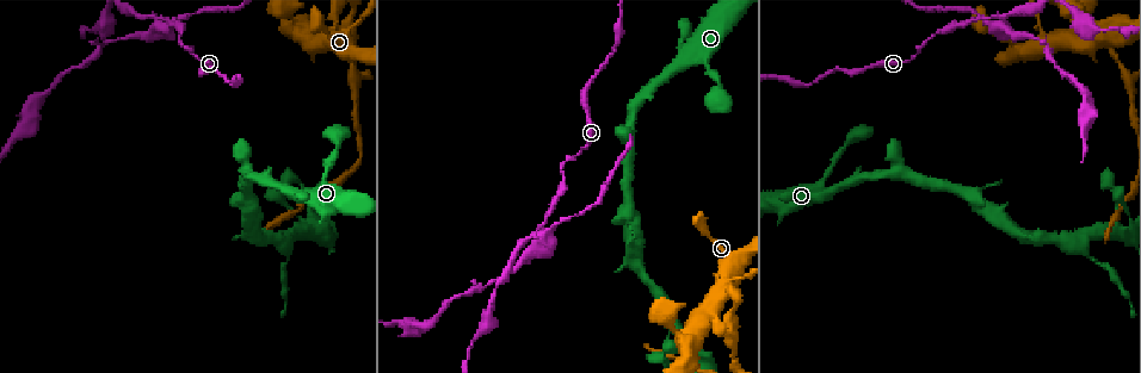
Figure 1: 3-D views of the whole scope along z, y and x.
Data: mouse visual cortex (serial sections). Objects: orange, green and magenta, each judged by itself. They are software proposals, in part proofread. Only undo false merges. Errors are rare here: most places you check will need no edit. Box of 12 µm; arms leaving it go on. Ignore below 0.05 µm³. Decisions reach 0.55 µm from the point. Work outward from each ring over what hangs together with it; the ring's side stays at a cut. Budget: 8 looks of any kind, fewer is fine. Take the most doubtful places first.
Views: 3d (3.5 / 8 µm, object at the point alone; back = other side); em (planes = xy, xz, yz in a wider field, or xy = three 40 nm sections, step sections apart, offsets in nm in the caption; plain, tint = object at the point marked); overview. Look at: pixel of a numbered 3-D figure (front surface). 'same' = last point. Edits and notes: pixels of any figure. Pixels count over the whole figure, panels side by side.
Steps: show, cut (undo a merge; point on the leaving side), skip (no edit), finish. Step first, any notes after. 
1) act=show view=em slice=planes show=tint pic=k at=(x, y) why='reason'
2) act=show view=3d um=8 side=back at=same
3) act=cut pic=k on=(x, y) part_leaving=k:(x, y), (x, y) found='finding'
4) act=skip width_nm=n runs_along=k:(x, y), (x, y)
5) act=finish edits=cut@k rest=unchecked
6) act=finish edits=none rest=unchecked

act=show view=3d um=3.5 pic=1 at=(156, 21) why='four-way junction'

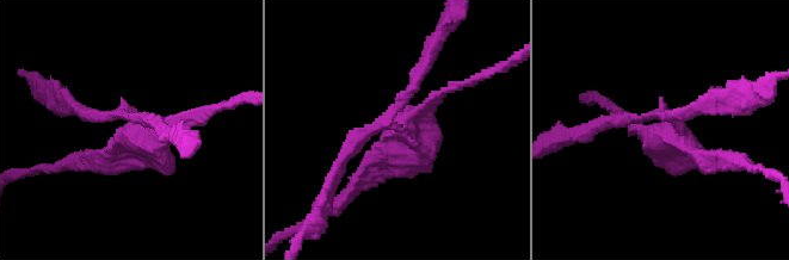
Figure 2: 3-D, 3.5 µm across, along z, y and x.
act=show view=em slice=xy step=3 show=tint pic=2 at=(667, 124) why='shape alone is not enough'

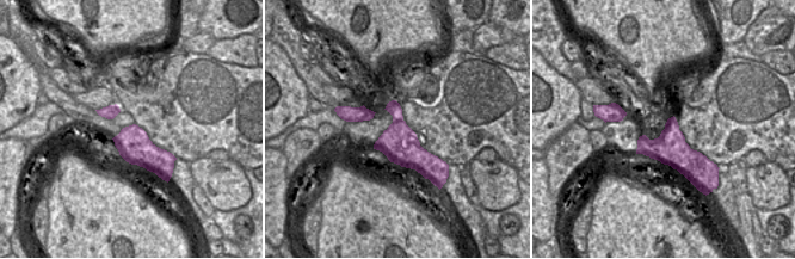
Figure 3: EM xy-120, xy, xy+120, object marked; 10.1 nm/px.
act=show view=em slice=xy step=2 show=tint at=same

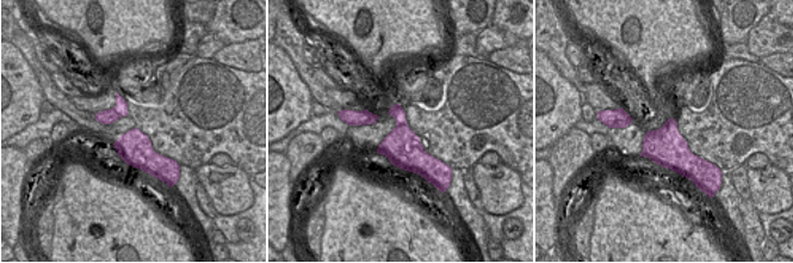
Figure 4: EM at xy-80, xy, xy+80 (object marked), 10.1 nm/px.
act=cut pic=2 on=(154, 150) part_leaving=2:(136, 124), (150, 150), (96, 165) found='a second cell is stuck on'

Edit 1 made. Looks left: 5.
act=show view=overview

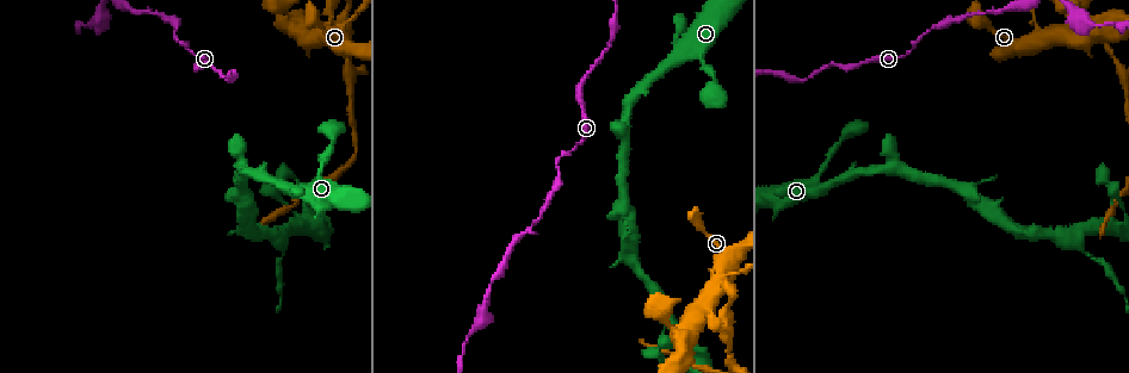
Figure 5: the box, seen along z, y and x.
act=show view=3d um=3.5 pic=5 at=(332, 17) why='thin neck'

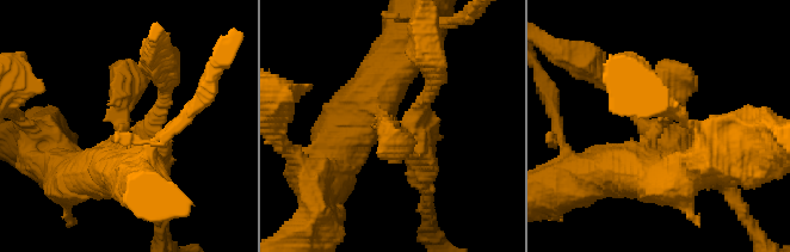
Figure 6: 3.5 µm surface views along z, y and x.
act=show view=em slice=xy step=5 show=tint pic=6 at=(655, 130)

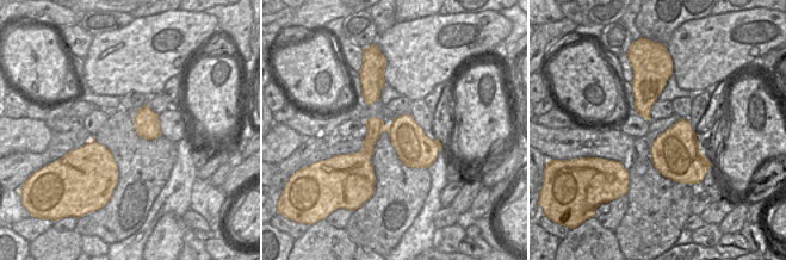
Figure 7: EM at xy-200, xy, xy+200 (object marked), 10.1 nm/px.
act=cut pic=6 on=(162, 116) arm_widths_nm=200,400,400,600 part_leaving=6:(402, 122), (413, 128), (427, 204) found='two cells meet here'

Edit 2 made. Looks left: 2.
act=finish edits=cut@2,cut@6 rest=unchecked

